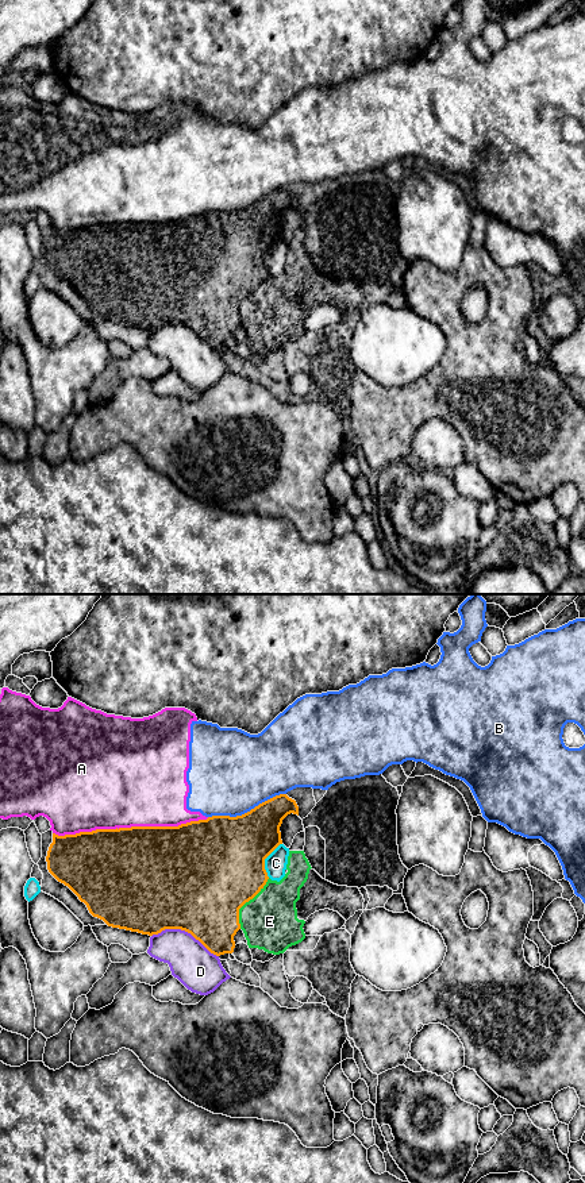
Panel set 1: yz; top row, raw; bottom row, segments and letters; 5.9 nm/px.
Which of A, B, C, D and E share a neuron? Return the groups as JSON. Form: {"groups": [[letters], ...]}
{"groups": [["A", "B"], ["C"], ["D"], ["E"]]}

